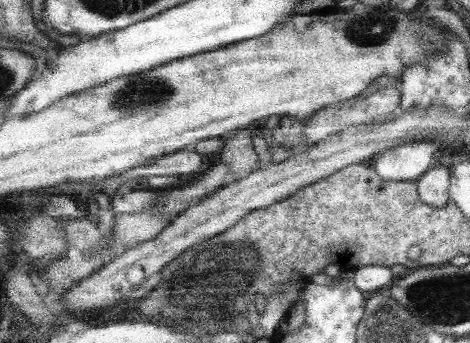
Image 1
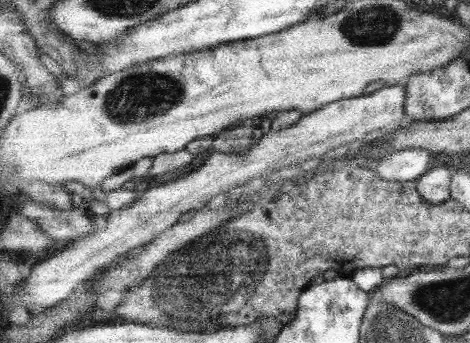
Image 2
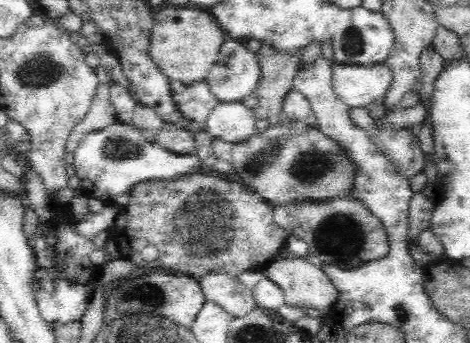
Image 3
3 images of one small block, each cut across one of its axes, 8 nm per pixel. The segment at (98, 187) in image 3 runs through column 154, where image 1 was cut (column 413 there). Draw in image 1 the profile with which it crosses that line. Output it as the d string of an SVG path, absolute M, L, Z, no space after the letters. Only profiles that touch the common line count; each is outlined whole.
M433 142L403 144L385 150L375 162L375 170L383 180L391 182L417 182L431 168L435 168L437 156L443 154Z

